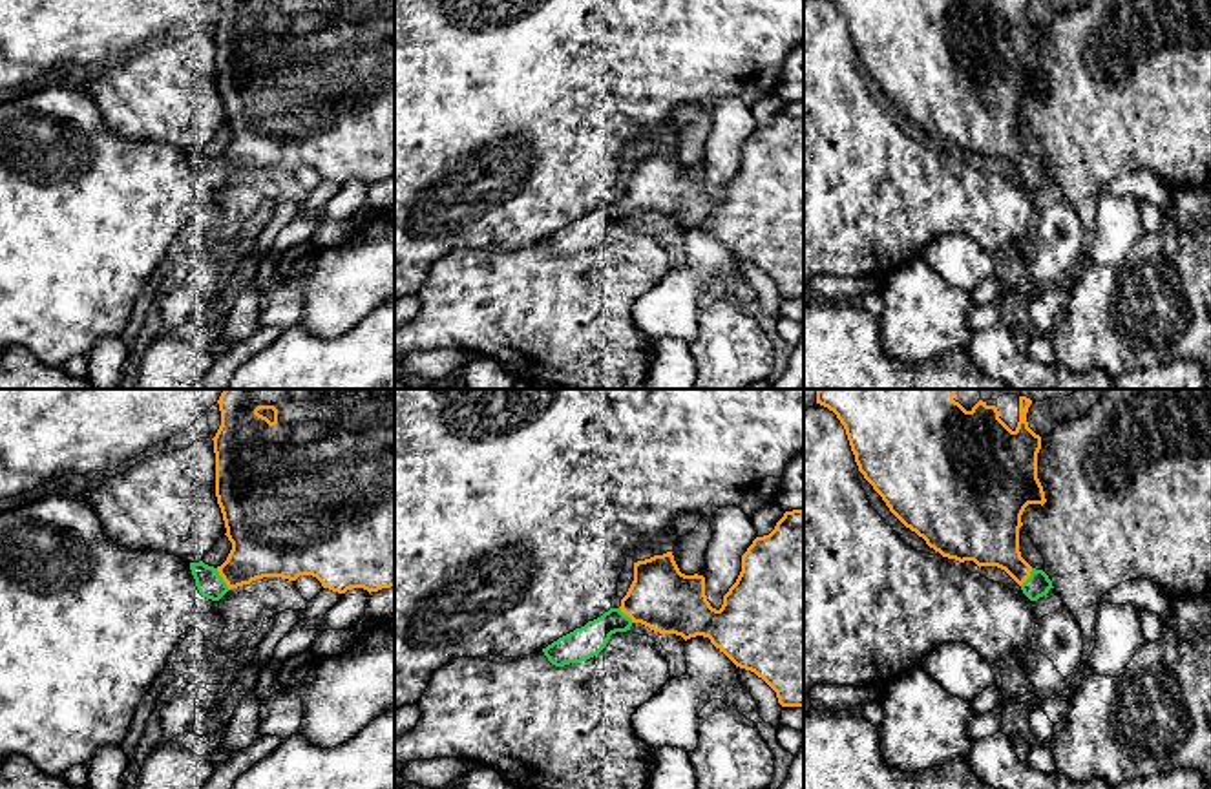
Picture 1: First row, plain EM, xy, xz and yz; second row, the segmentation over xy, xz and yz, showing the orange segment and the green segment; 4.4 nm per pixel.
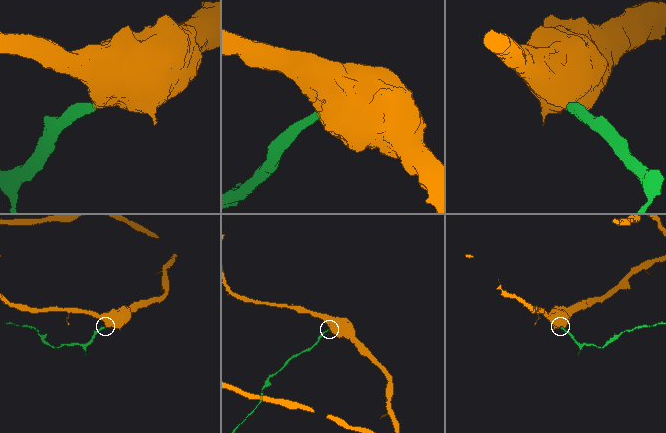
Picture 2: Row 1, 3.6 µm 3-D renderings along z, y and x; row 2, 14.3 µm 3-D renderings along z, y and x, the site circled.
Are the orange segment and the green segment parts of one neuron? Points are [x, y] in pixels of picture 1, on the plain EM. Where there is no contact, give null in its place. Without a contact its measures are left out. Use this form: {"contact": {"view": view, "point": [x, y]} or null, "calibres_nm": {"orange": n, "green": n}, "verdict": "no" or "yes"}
{"contact": {"view": "xy", "point": [223, 170]}, "calibres_nm": {"orange": 300, "green": 120}, "verdict": "yes"}

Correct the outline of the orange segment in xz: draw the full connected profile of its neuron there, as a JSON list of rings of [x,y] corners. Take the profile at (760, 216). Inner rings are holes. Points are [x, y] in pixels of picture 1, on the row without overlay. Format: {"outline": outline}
{"outline": [[[804,100],[785,102],[769,126],[753,132],[720,201],[707,192],[705,168],[681,164],[672,142],[667,142],[634,153],[634,172],[619,199],[610,199],[559,228],[542,243],[555,258],[581,254],[597,247],[612,225],[627,223],[634,214],[659,225],[681,226],[685,232],[709,228],[736,258],[762,268],[782,298],[804,298]]]}

